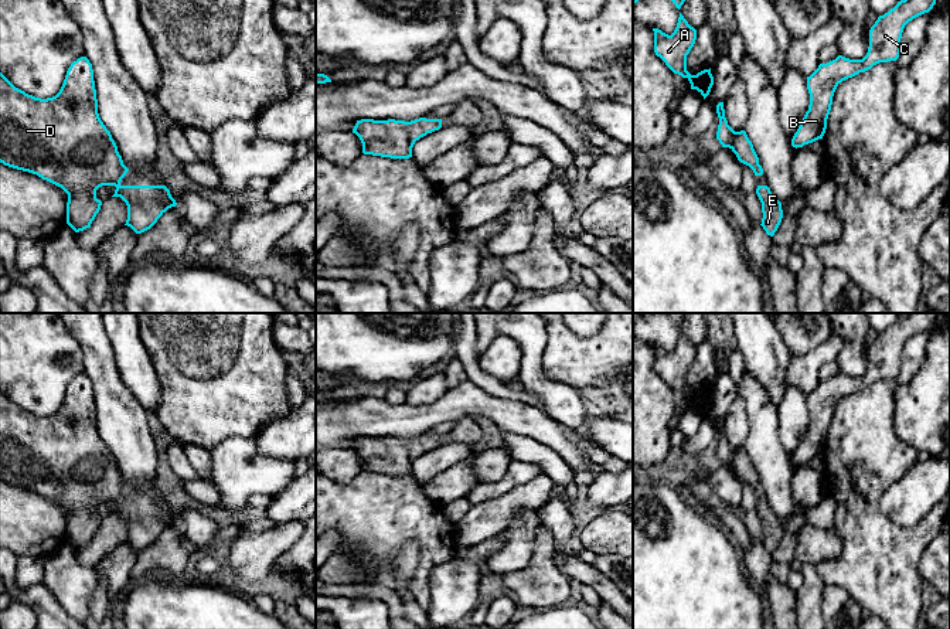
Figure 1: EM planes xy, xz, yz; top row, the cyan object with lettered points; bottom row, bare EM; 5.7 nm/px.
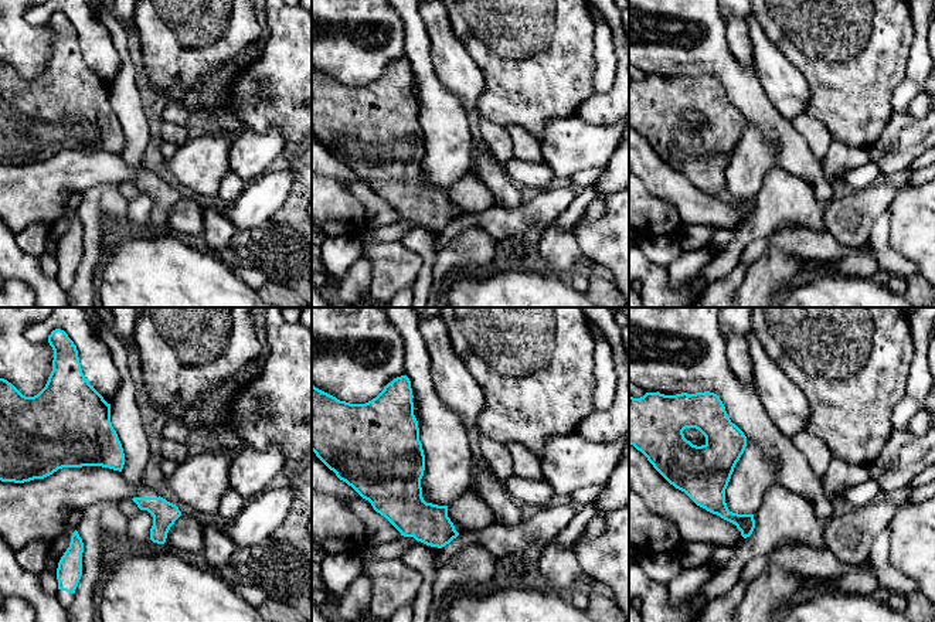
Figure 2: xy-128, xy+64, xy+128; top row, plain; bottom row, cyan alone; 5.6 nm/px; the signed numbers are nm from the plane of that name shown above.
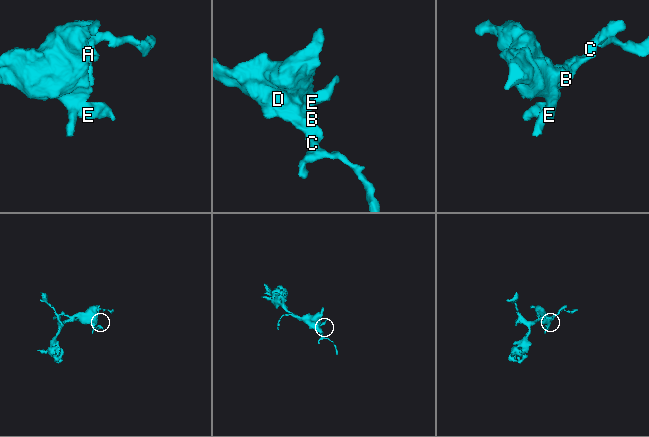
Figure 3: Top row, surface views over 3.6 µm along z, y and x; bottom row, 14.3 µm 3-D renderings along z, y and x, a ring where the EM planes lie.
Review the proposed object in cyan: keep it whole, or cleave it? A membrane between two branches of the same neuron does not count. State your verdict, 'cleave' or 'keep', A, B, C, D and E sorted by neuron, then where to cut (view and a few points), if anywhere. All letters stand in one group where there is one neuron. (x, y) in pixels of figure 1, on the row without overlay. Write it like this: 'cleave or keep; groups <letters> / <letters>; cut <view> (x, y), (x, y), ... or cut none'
keep; groups A B C D E; cut none

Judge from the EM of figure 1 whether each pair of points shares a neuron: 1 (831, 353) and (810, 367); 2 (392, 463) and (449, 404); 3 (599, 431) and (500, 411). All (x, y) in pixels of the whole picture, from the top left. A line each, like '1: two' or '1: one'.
1: one
2: two
3: two

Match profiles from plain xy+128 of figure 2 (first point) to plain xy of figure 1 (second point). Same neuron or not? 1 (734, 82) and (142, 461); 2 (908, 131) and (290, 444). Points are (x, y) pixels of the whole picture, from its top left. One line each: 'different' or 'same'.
1: different
2: different

